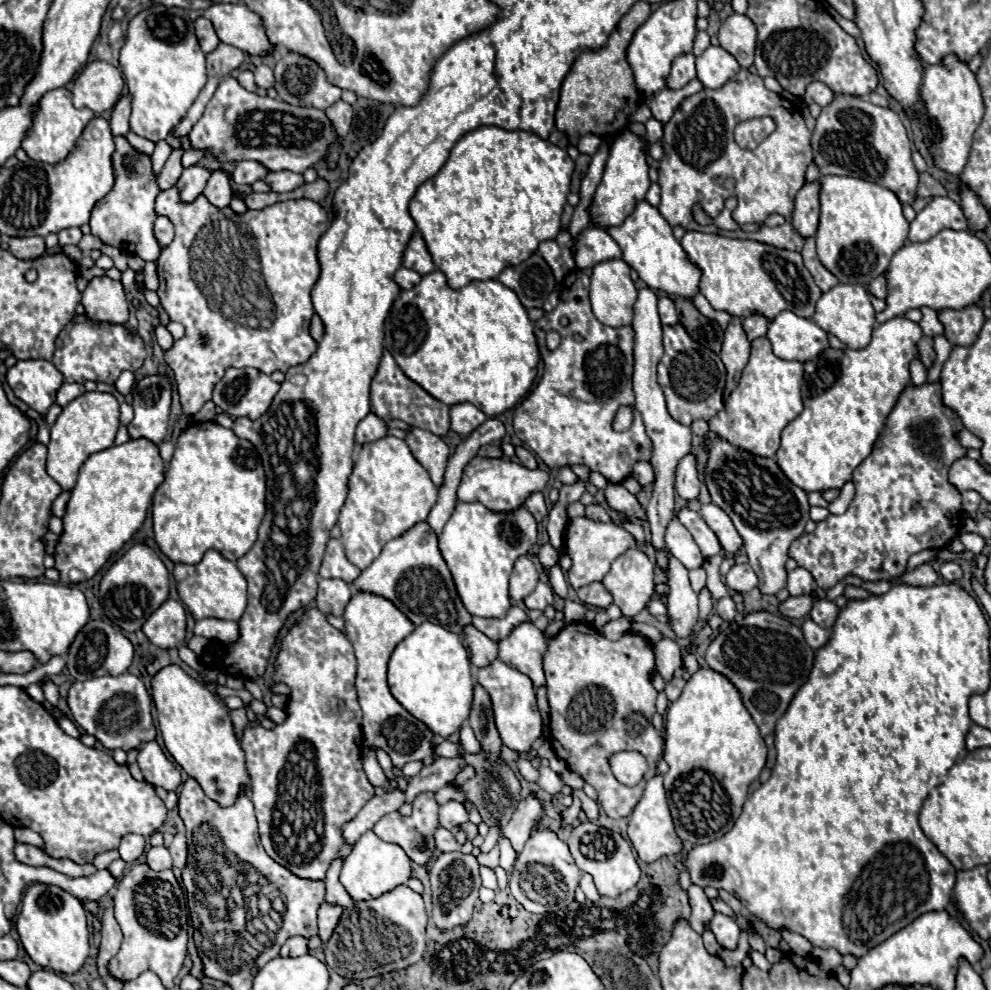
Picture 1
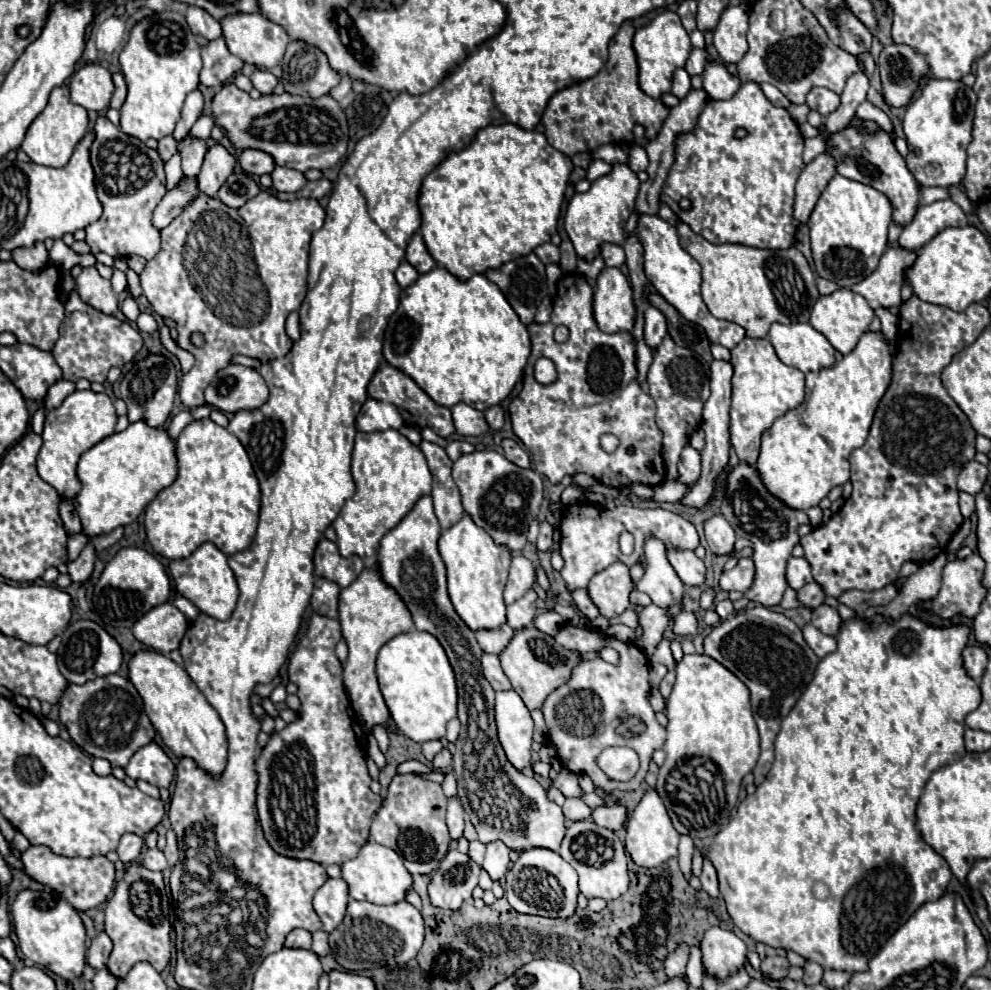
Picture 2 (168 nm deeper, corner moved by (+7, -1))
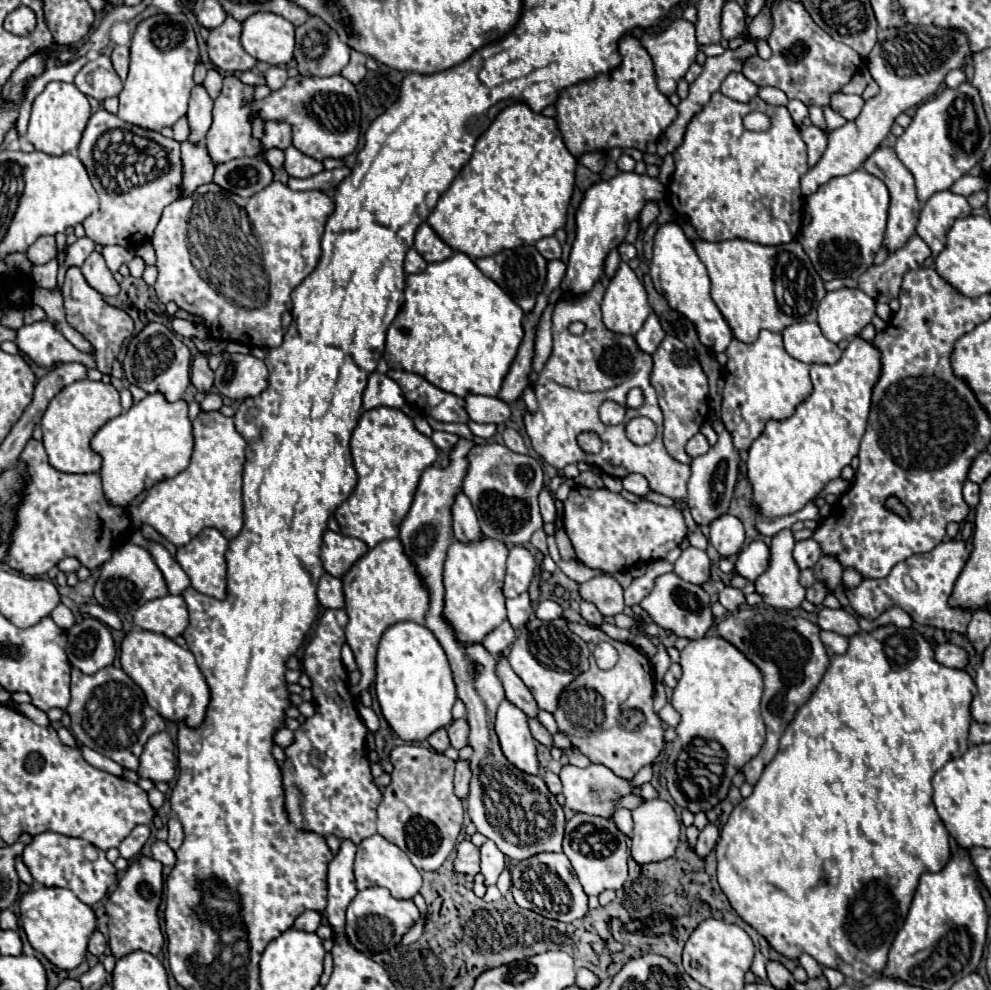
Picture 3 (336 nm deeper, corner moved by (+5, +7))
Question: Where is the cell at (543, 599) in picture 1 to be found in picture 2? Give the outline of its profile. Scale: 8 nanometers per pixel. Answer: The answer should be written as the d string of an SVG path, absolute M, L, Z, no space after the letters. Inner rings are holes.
M529 590L517 602L507 606L507 624L513 626L513 630L521 630L521 628L527 628L529 624L533 624L533 618L537 612L535 600L537 600L537 592Z

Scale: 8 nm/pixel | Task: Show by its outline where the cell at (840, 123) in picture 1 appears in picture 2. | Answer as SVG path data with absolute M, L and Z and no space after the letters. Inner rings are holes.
M855 120L853 124L845 126L843 130L829 134L827 138L827 154L837 160L837 174L857 180L861 184L873 186L875 190L883 192L889 202L893 204L893 222L905 226L913 220L913 214L917 212L917 202L919 202L919 188L917 180L909 172L903 156L897 152L893 138L889 132L883 128L875 130L873 134L867 134L861 128L863 120Z

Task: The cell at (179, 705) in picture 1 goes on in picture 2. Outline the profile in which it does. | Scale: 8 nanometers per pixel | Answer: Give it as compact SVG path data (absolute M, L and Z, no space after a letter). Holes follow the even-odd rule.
M137 652L129 662L129 680L143 698L145 714L177 758L191 758L205 774L219 778L227 766L225 726L189 674L159 652Z

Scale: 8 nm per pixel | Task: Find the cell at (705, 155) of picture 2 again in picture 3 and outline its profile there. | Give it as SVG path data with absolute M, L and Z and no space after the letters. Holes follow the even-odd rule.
M715 92L711 100L697 112L687 124L683 144L673 152L675 172L669 180L671 206L687 216L689 224L695 228L699 240L723 242L731 238L741 238L765 246L787 244L797 238L799 222L803 214L803 194L799 178L809 170L807 148L799 136L799 130L785 106L771 106L761 98L751 102L735 102L721 92ZM761 110L771 118L769 132L751 132L743 128L743 116Z

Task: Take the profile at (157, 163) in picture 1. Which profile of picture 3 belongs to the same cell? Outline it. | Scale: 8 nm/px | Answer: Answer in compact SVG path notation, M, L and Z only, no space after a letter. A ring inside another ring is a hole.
M183 116L183 118L173 126L173 138L175 138L177 142L185 142L185 140L189 138L189 134L191 134L189 122L187 122L187 118Z

